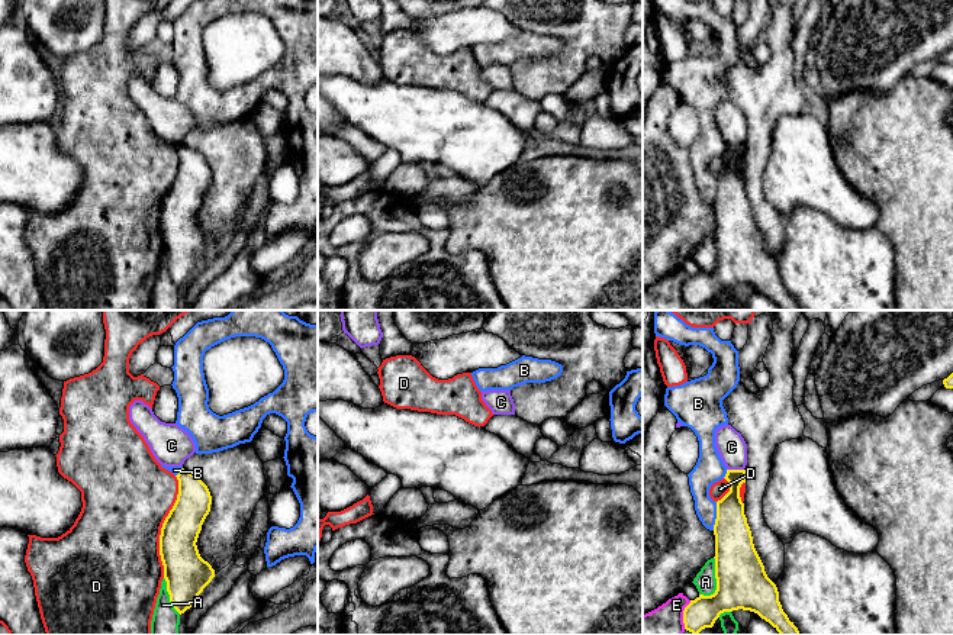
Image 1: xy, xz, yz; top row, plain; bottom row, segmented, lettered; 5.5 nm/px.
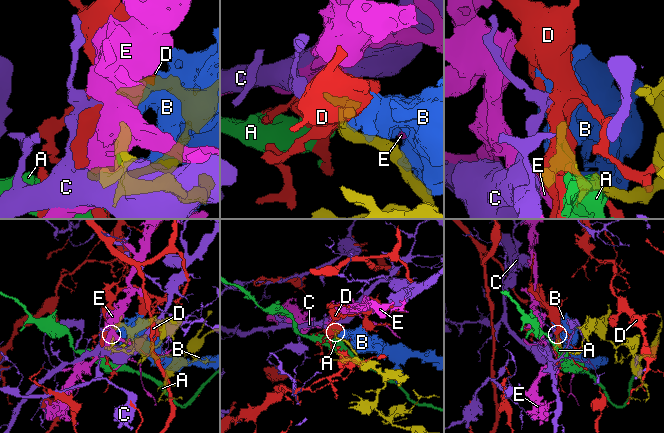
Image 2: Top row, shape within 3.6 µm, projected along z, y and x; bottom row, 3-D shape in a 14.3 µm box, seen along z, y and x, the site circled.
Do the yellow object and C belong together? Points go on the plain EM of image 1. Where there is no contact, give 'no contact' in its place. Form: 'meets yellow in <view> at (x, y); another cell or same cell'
meets yellow in yz at (736, 145); another cell

